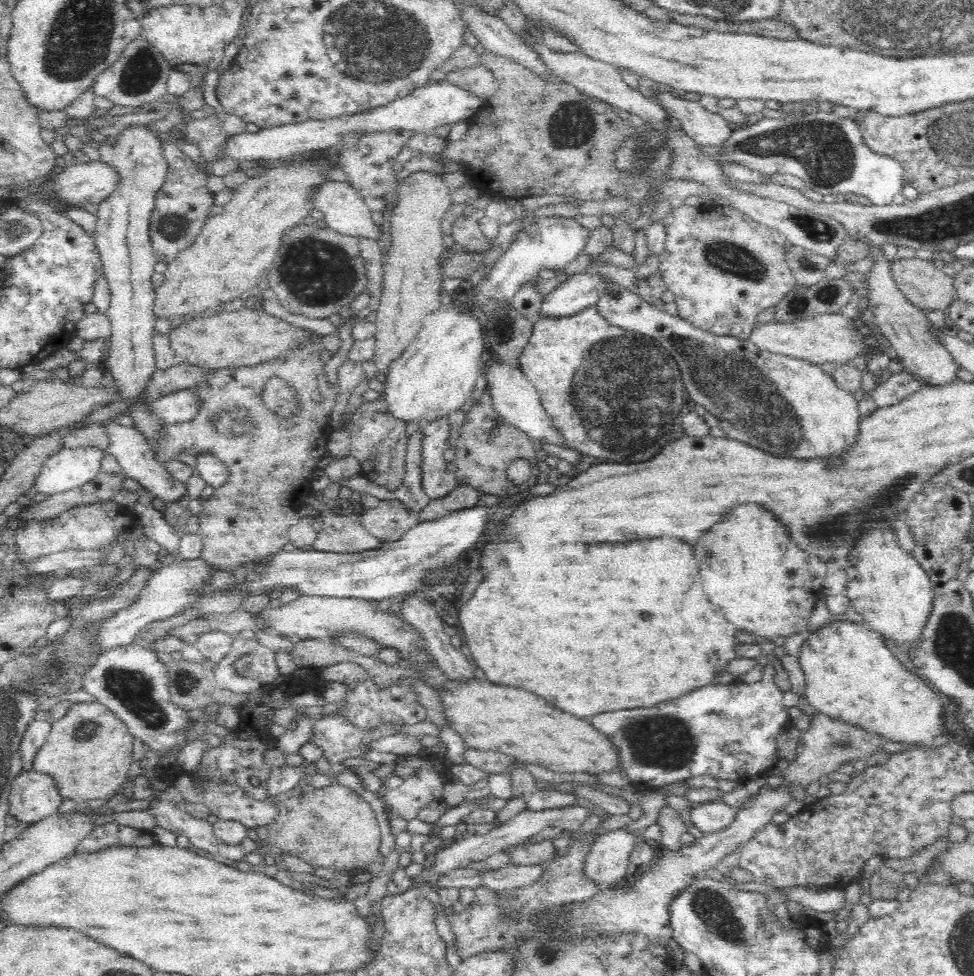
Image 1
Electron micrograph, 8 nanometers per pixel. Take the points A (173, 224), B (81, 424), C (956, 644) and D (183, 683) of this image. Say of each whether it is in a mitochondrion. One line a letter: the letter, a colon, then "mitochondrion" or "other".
A: mitochondrion
B: other
C: mitochondrion
D: mitochondrion

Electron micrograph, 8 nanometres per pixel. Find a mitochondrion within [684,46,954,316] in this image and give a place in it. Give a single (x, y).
(827, 154)

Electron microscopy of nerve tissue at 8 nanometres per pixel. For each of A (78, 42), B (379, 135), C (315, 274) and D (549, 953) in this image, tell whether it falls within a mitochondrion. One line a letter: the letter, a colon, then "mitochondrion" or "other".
A: mitochondrion
B: other
C: mitochondrion
D: mitochondrion

